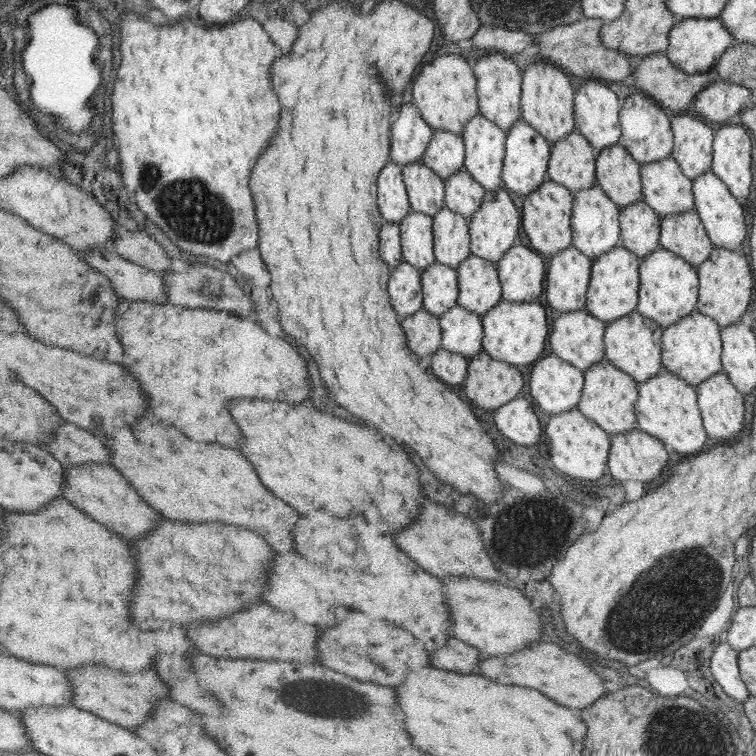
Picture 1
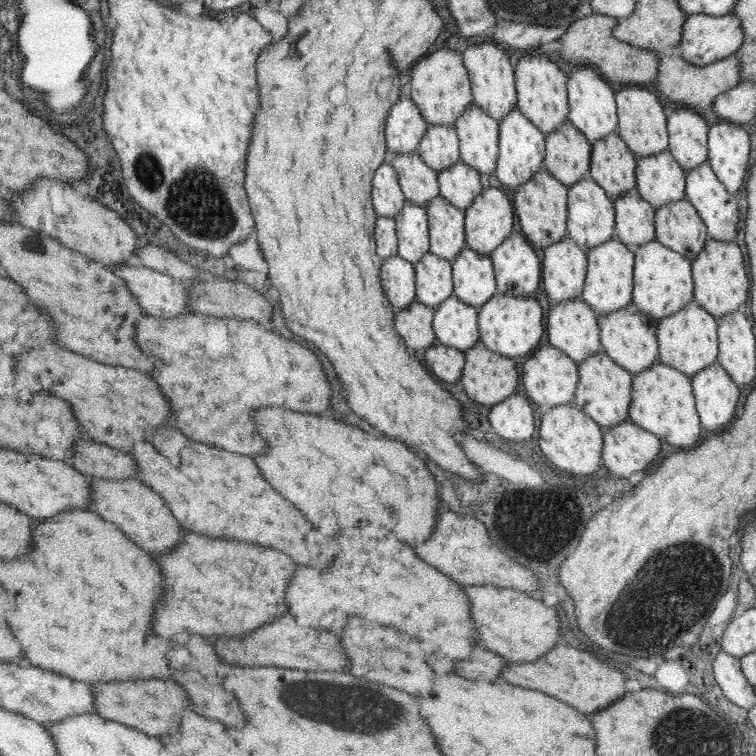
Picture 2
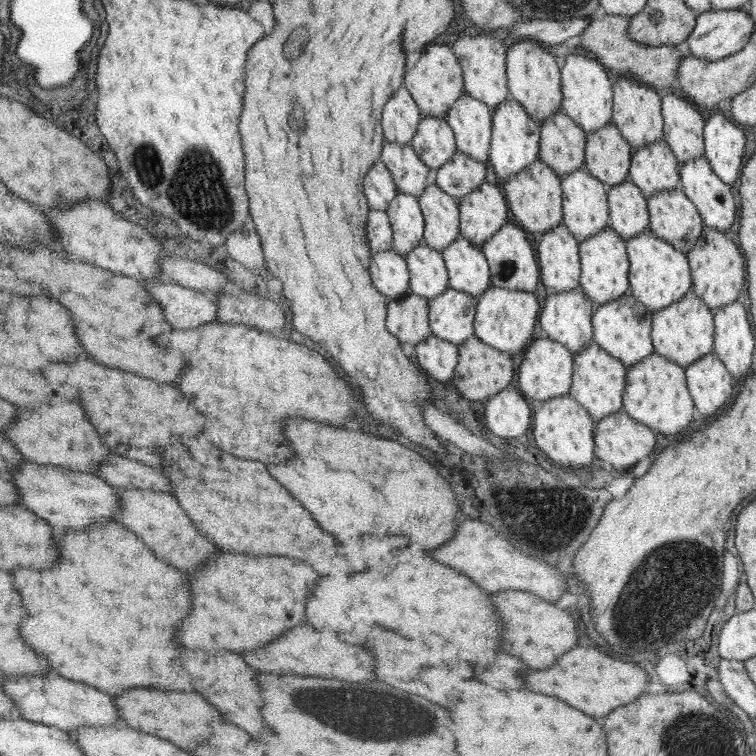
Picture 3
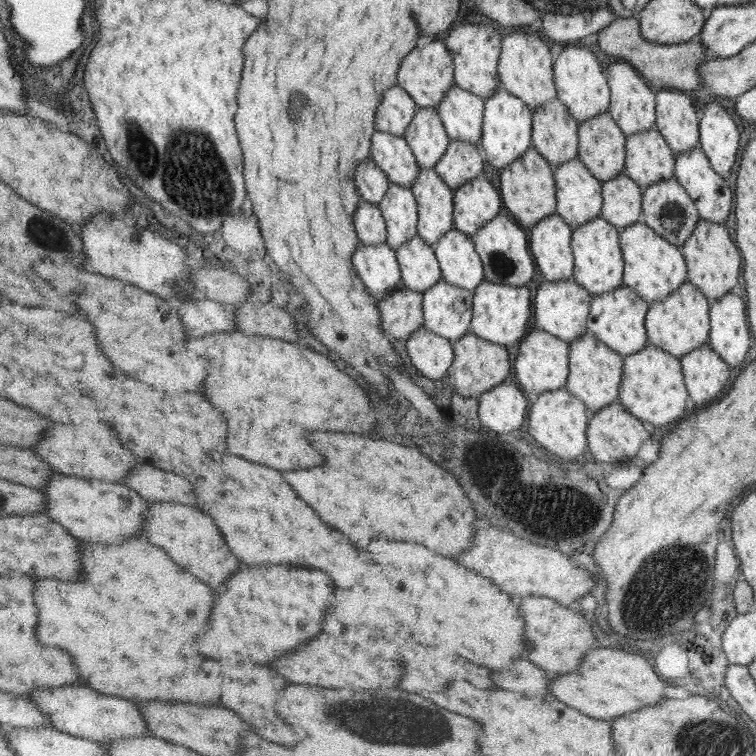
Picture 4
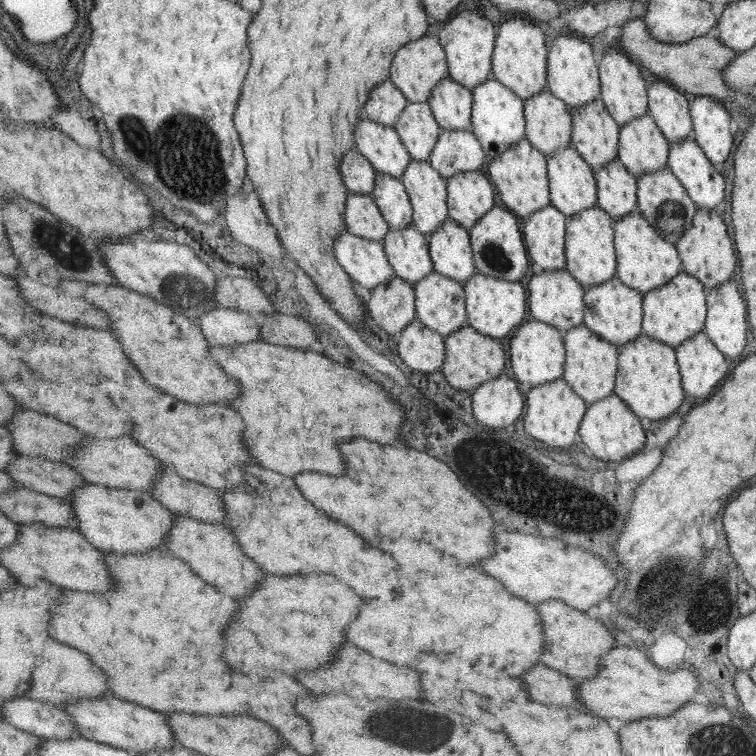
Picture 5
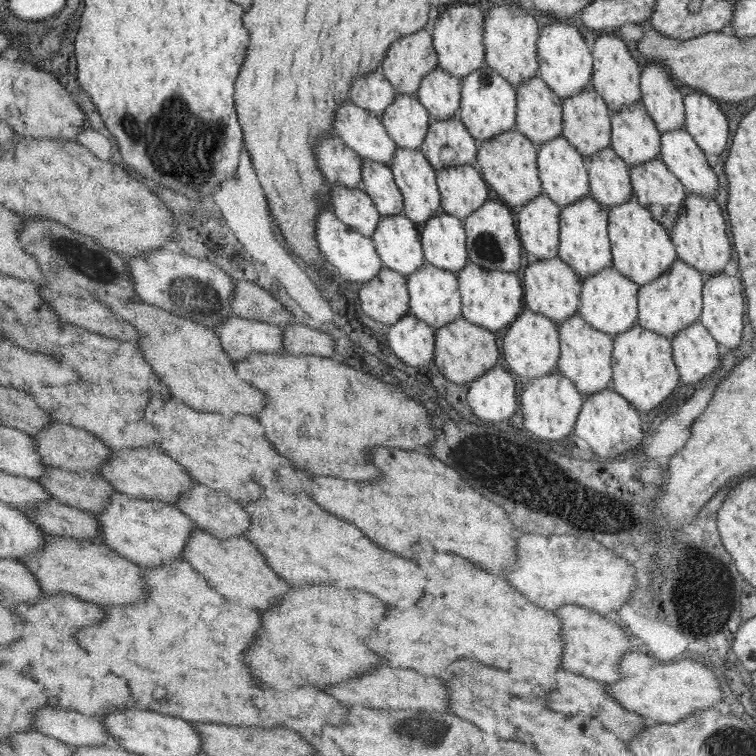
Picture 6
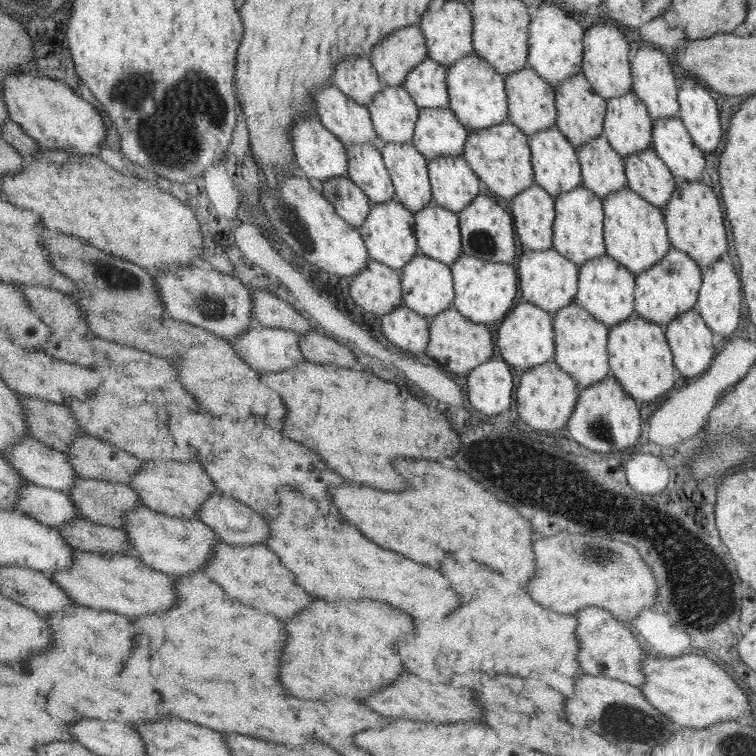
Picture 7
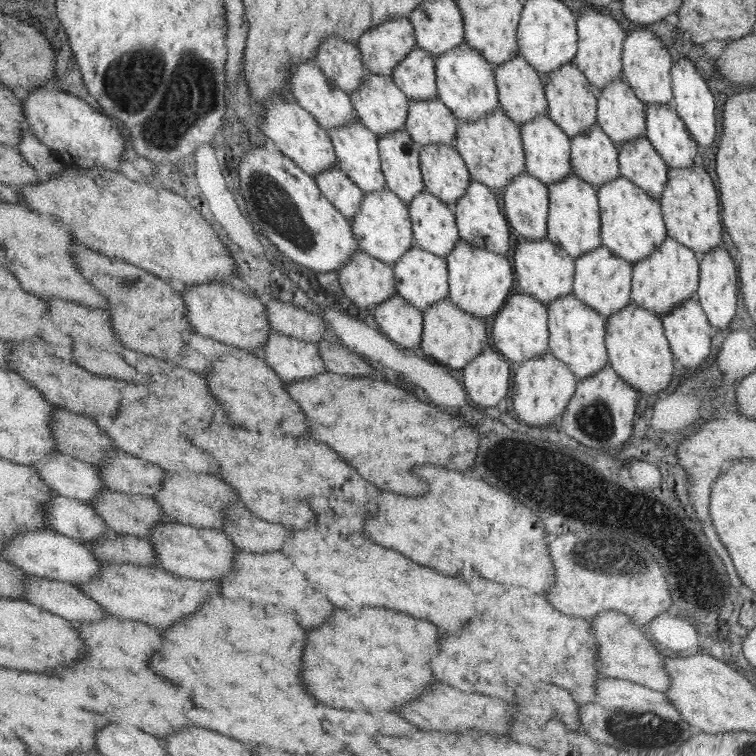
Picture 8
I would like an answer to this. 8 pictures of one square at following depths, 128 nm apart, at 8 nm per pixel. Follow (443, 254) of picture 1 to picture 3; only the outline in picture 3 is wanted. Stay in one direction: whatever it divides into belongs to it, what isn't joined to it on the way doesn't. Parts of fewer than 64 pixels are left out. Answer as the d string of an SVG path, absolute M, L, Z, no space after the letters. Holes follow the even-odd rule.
M436 183L428 184L418 199L426 218L423 244L442 253L442 250L450 247L458 239L458 234L461 234L458 224L462 222L462 217L458 214L458 202Z

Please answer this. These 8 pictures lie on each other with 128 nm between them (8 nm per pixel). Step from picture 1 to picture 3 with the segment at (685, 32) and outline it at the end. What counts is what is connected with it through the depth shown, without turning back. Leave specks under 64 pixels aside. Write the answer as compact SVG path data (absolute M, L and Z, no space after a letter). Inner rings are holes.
M743 9L700 13L697 15L696 26L692 29L692 34L687 38L689 54L694 58L708 61L726 59L743 50L750 42L750 36L754 30L754 20L751 14Z

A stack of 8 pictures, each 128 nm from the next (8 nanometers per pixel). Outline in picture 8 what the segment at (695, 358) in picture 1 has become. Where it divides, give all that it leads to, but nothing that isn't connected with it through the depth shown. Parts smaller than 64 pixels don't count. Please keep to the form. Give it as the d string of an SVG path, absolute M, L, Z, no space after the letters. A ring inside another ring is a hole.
M667 236L650 256L636 263L632 301L639 308L648 309L658 316L668 314L680 304L695 298L698 292L698 260L694 251L687 245Z

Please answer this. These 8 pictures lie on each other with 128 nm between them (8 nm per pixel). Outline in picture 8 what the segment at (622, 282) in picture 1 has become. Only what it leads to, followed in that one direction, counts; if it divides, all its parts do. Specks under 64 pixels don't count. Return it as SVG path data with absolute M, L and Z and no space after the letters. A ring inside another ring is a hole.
M576 174L567 176L559 183L547 186L550 189L550 218L547 222L547 238L572 257L595 251L600 244L600 211L598 189Z

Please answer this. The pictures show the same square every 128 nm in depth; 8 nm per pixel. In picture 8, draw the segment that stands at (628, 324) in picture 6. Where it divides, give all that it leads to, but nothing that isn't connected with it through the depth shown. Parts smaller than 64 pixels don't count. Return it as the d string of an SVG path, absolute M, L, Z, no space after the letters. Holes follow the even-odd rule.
M606 246L587 252L586 255L575 258L575 277L573 296L583 304L590 306L604 317L610 317L630 305L630 278L634 278L630 261L616 256Z

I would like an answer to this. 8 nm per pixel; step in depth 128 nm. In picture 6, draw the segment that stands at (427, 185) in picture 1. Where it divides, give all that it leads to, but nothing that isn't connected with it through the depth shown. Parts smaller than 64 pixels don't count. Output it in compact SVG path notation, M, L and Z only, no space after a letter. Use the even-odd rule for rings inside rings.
M352 102L335 112L335 133L366 160L390 166L398 145L374 113Z

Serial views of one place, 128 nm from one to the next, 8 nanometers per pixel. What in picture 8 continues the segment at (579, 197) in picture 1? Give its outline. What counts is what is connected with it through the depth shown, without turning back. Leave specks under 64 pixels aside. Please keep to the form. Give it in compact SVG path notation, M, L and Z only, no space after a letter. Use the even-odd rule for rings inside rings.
M548 114L522 123L527 169L545 185L559 183L572 172L570 138Z

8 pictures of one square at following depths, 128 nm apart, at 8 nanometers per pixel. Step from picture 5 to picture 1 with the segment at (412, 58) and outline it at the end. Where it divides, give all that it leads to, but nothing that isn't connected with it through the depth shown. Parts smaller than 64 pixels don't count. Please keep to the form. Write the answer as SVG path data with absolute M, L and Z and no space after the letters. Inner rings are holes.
M440 56L429 60L410 84L408 99L418 108L422 117L435 130L446 130L462 135L472 118L479 114L478 78L470 64L460 56Z

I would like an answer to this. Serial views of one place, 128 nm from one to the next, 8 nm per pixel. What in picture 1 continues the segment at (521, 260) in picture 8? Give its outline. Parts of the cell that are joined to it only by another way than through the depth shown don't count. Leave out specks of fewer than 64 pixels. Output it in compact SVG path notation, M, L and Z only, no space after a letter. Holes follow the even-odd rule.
M586 310L556 314L549 337L550 352L586 370L604 358L604 321Z

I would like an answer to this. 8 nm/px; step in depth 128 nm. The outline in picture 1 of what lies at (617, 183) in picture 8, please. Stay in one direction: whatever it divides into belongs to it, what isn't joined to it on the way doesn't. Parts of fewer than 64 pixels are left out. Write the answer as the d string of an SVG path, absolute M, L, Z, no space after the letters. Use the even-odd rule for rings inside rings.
M658 248L652 254L642 257L640 268L640 301L636 308L645 317L657 320L664 328L671 327L678 320L691 314L698 299L698 278L690 262L668 249Z

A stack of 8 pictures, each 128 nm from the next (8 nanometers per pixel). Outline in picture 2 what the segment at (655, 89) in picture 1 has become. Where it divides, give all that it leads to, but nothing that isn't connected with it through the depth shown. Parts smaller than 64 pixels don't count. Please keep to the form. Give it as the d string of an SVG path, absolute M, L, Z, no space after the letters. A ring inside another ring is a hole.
M660 54L660 74L656 75L654 83L662 97L676 102L676 106L687 108L697 108L703 112L712 108L712 103L716 102L720 94L742 83L743 77L740 76L740 60L735 55L730 55L726 59L707 64L702 68L696 68L684 58L671 55Z

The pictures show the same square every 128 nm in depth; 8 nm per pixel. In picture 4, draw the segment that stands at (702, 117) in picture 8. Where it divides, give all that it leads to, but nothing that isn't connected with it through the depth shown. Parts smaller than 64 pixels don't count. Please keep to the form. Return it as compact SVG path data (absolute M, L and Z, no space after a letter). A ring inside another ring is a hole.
M719 100L705 104L700 123L700 148L710 157L712 168L728 178L740 150L740 132Z

